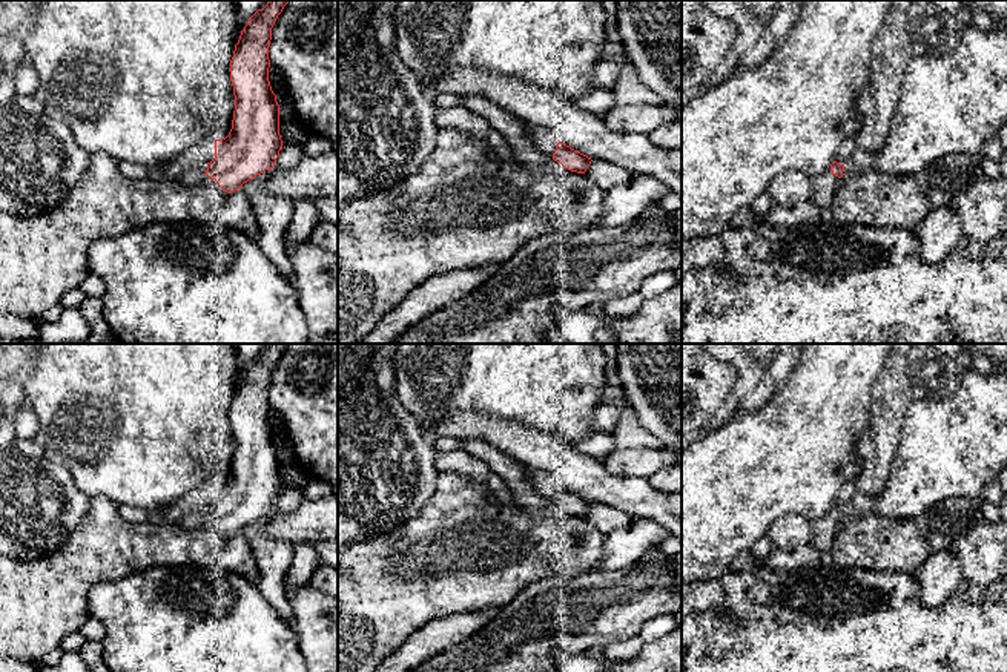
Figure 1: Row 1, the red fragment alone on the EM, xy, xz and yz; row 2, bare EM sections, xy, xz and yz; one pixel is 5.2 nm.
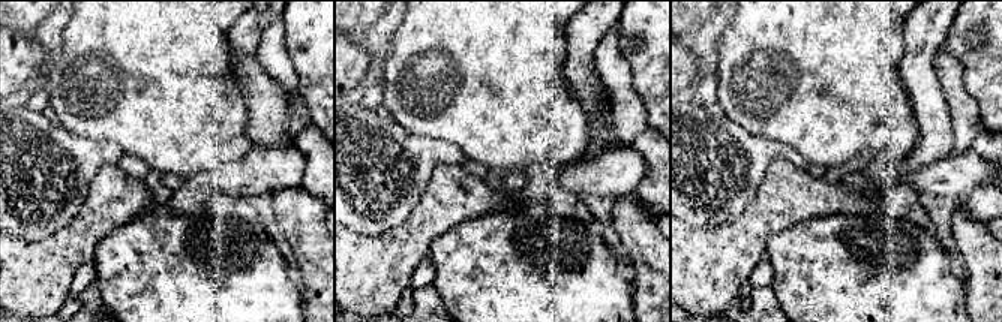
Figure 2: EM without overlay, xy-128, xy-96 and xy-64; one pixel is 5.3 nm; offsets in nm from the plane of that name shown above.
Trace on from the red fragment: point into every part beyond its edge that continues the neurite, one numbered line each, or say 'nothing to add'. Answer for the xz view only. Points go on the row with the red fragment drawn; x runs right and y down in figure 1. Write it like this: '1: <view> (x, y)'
1: xz (542, 138)

